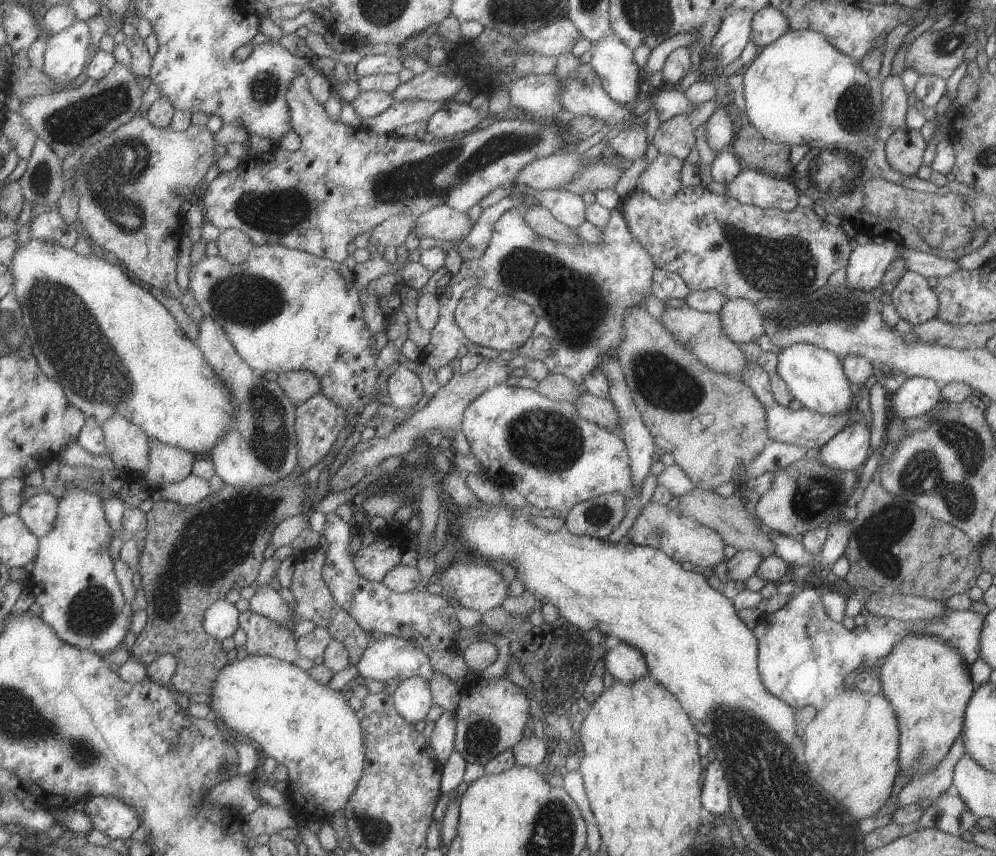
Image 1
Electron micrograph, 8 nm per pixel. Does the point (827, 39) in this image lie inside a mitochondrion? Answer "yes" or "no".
no

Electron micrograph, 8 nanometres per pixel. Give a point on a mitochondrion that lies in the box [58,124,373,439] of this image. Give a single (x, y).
(108, 174)

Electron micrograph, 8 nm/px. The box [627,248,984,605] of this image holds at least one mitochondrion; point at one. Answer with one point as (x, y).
(845, 309)

